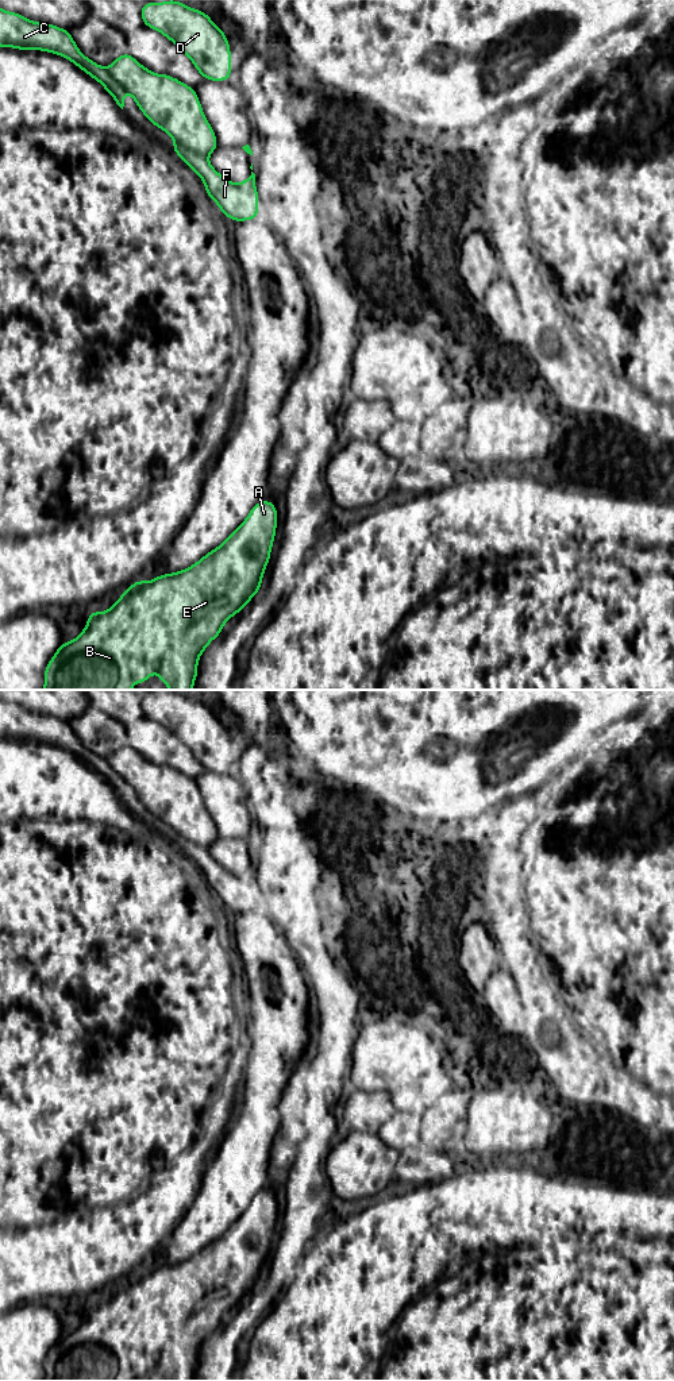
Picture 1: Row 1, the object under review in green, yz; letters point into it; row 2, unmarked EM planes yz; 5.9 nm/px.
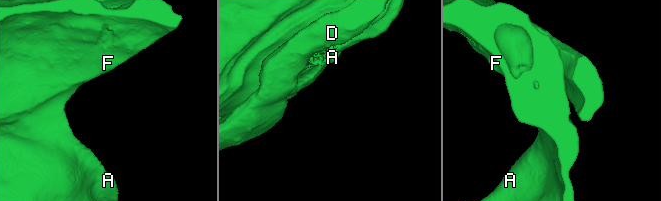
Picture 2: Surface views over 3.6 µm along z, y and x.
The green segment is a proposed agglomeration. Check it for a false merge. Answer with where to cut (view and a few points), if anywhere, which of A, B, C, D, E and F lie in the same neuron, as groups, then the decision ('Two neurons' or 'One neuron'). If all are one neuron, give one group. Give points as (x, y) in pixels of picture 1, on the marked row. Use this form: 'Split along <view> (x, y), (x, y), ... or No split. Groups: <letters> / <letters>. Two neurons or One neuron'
Split along yz (235, 184), (245, 188), (257, 201). Groups: A B C E F / D. Two neurons

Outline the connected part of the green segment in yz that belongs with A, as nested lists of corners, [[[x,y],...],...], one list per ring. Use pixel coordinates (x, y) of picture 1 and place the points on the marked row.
[[[273,502],[255,504],[244,521],[224,543],[189,568],[162,574],[153,580],[132,583],[120,598],[103,613],[90,610],[81,634],[62,643],[45,670],[42,690],[132,690],[134,683],[145,683],[158,674],[169,690],[193,690],[197,664],[209,643],[220,636],[224,624],[247,606],[261,590],[265,568],[270,560],[278,514]]]

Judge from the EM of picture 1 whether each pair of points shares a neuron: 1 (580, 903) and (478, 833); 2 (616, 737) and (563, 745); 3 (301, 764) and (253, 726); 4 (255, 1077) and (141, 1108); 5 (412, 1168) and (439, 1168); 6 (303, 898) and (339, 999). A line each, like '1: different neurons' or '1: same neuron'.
1: different neurons
2: different neurons
3: same neuron
4: different neurons
5: same neuron
6: same neuron

